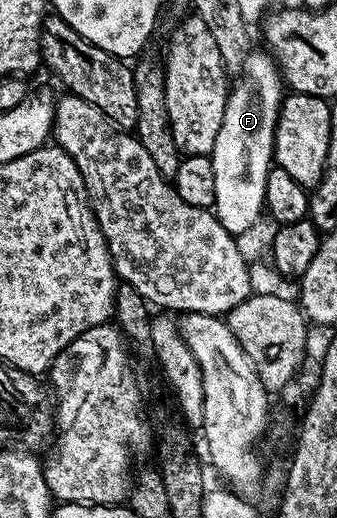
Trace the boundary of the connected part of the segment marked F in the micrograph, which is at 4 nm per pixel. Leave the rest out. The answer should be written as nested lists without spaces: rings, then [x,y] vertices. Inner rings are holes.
[[[252,50],[243,70],[230,84],[225,117],[221,117],[221,129],[217,129],[217,141],[210,154],[215,186],[213,212],[234,237],[253,230],[259,215],[261,219],[264,214],[265,177],[273,166],[275,126],[279,120],[279,104],[284,98],[285,84],[275,60],[266,50]]]

